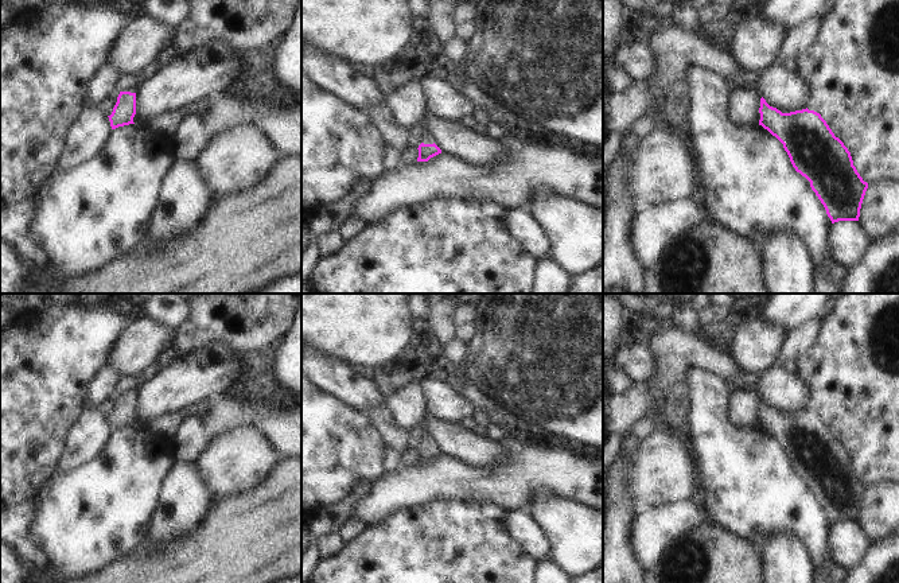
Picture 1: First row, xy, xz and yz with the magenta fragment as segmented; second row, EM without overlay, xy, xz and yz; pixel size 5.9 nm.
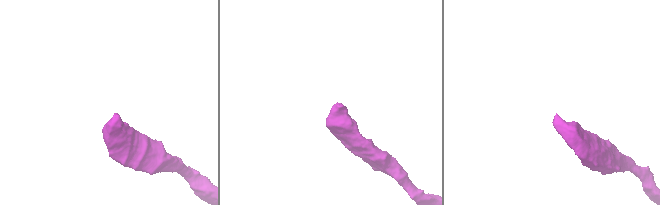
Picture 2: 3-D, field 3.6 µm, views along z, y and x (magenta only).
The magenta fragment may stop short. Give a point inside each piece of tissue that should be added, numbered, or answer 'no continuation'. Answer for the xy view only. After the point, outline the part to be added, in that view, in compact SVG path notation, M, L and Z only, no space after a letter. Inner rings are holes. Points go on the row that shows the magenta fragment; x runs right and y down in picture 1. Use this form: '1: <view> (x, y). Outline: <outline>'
1: xy (128, 85). Outline: M127 79L121 88L118 89L118 92L131 92L131 93L136 93L136 86L131 79Z

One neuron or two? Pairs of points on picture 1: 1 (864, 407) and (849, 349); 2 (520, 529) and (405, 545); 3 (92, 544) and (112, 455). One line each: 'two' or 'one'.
1: one
2: two
3: one

